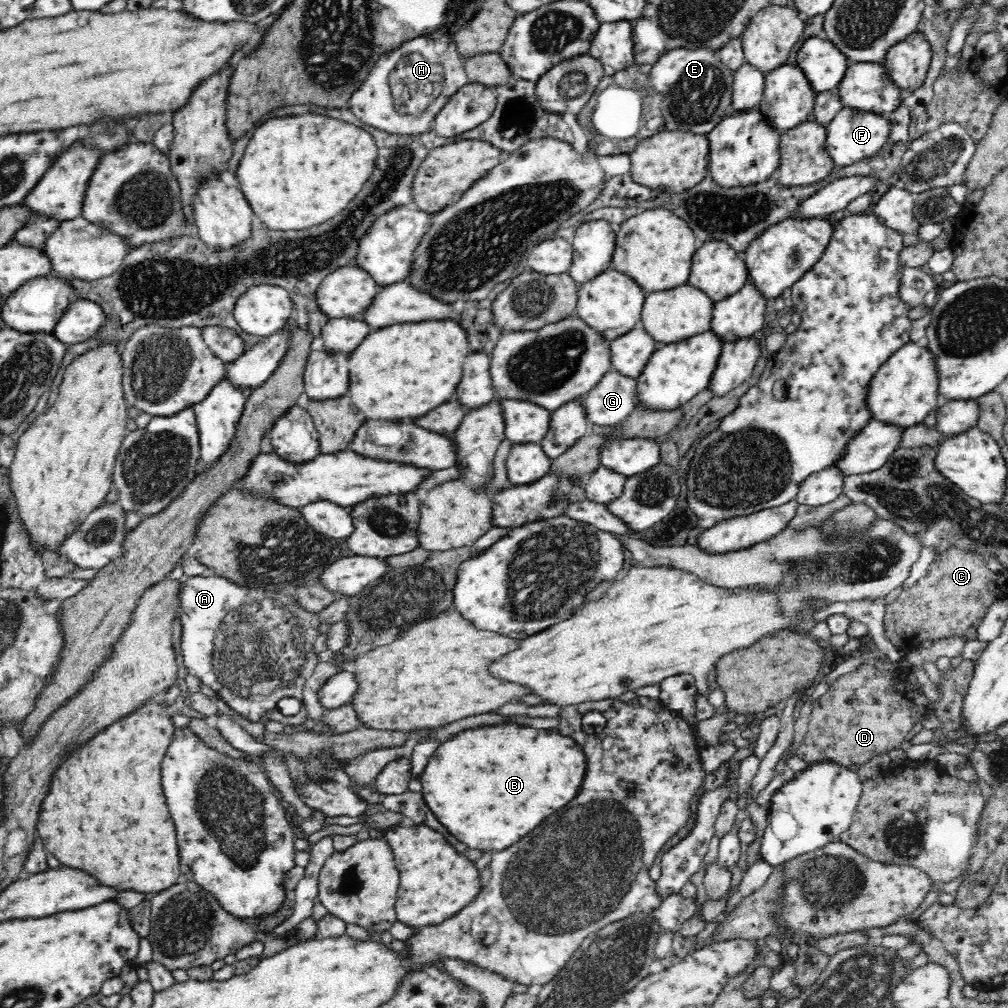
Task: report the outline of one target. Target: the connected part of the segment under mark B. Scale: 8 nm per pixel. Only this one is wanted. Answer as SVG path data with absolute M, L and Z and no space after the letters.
M520 724L458 732L429 758L420 775L422 794L438 821L478 850L504 850L576 798L588 760L574 738Z

